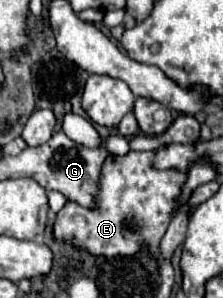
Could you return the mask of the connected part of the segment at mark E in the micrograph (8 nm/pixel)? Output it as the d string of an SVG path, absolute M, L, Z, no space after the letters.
M130 150L124 156L106 156L102 168L100 168L100 182L98 182L98 192L96 192L96 206L94 208L84 208L72 200L66 202L66 206L56 214L54 220L54 240L72 244L74 248L86 250L92 256L134 256L142 250L142 244L148 248L148 256L160 254L160 240L172 220L172 212L178 206L182 186L188 178L188 172L180 172L176 168L168 170L158 170L152 166L154 162L154 150L150 152L134 152Z

